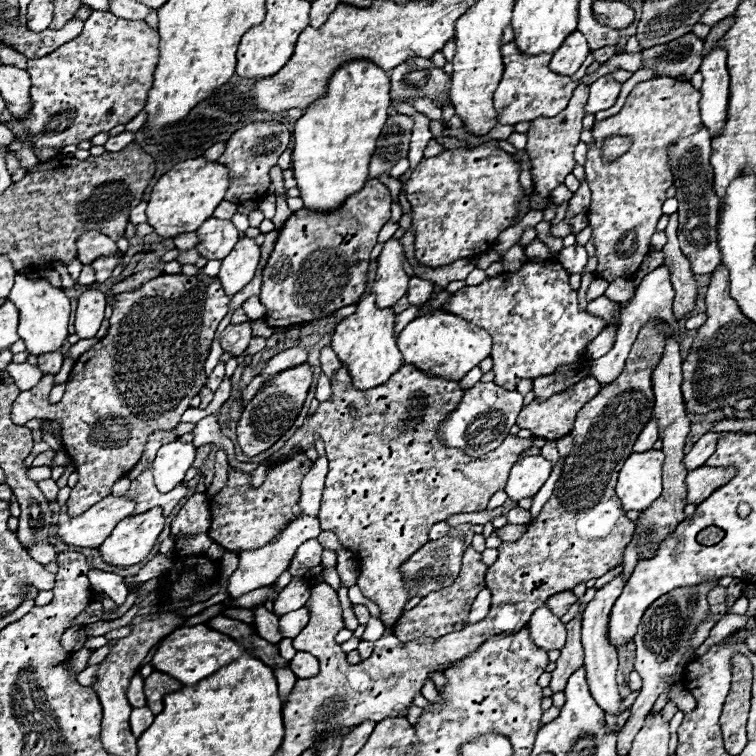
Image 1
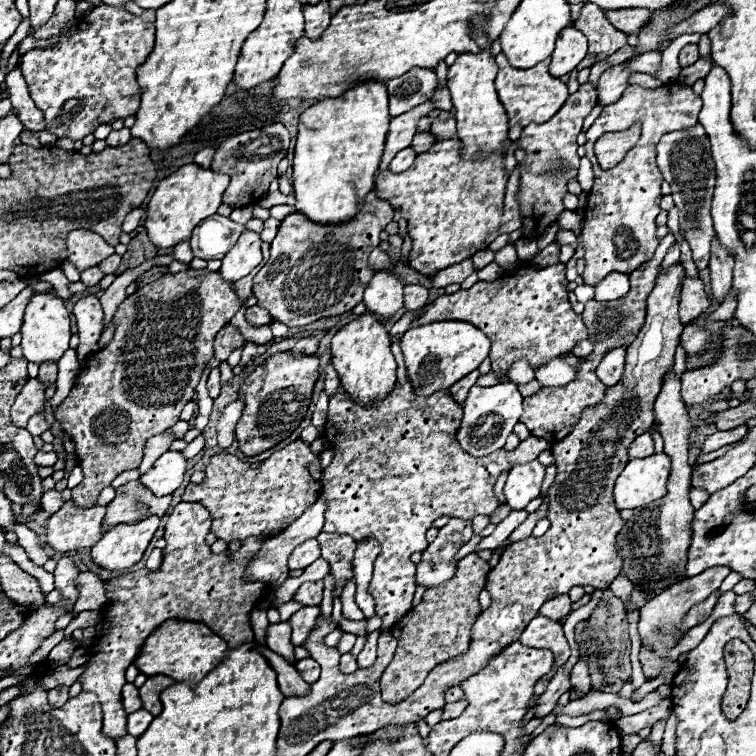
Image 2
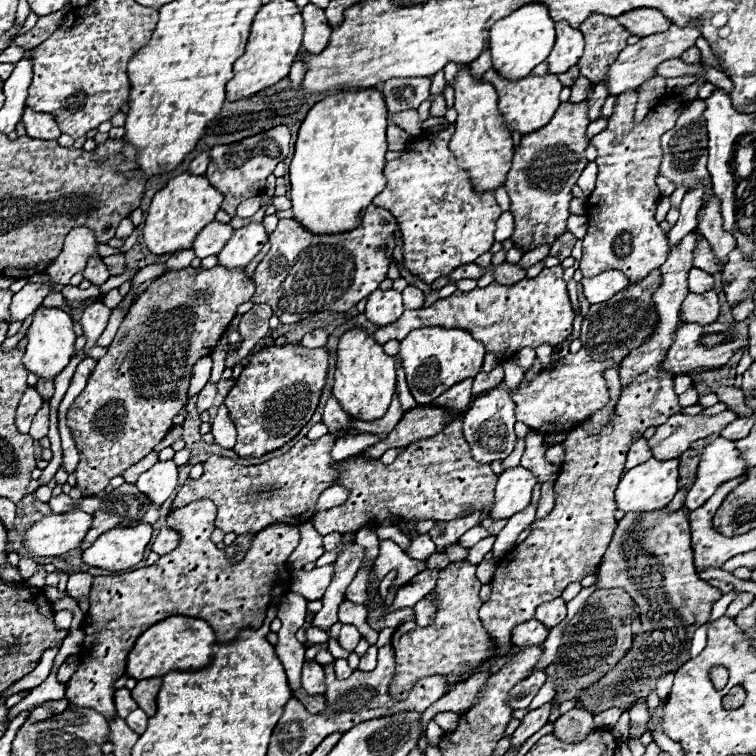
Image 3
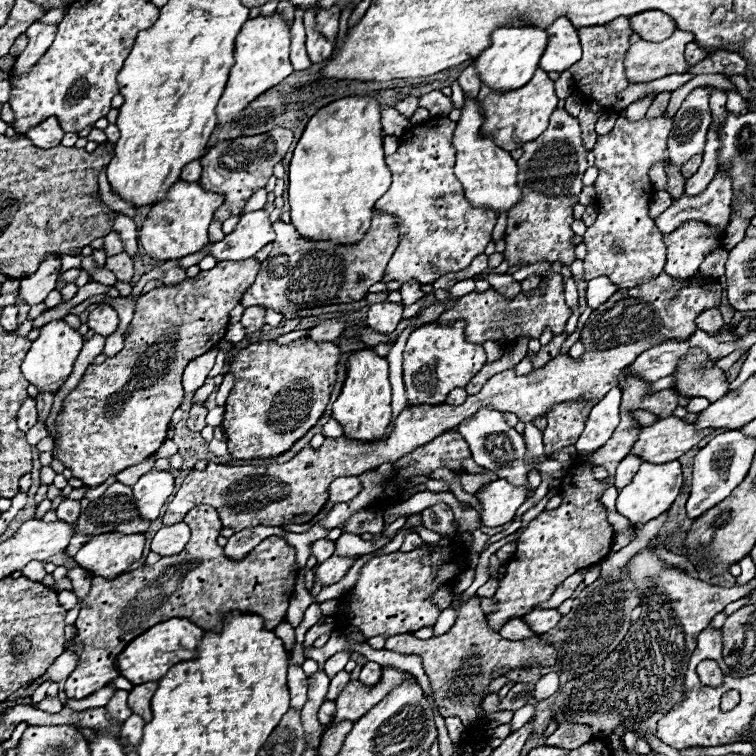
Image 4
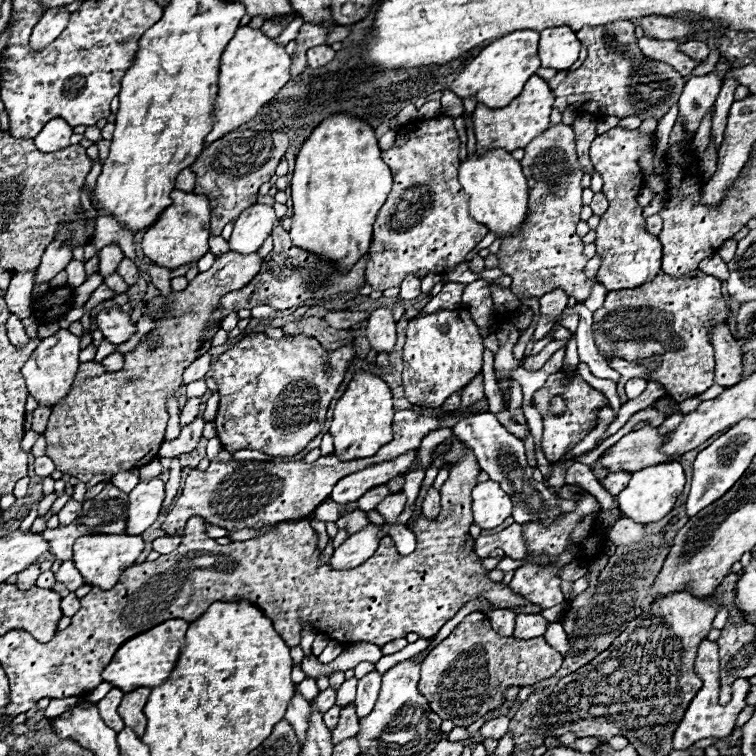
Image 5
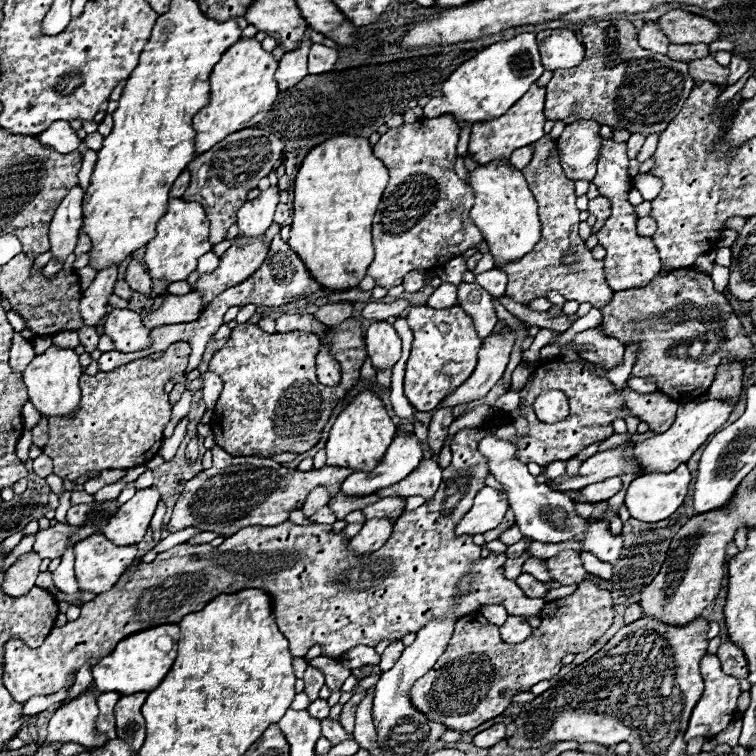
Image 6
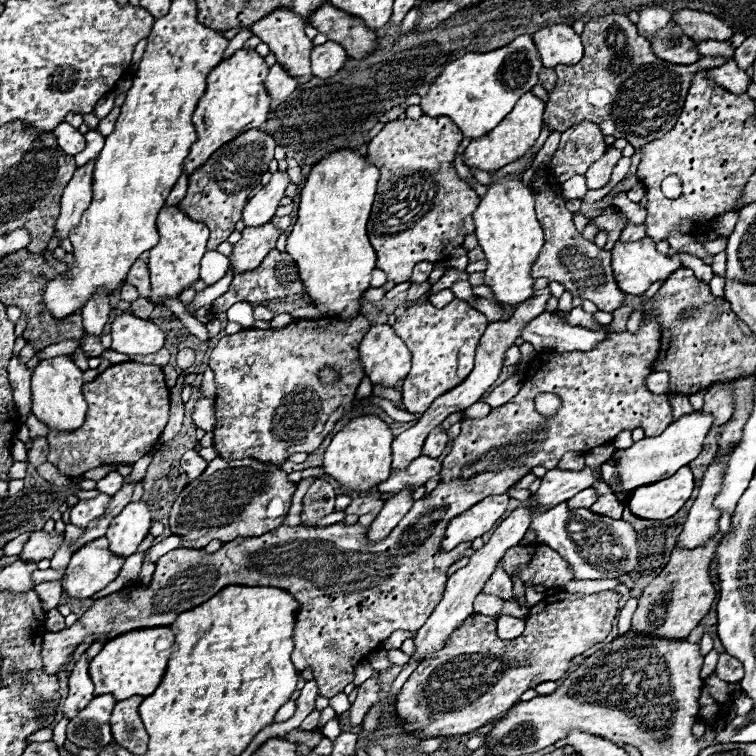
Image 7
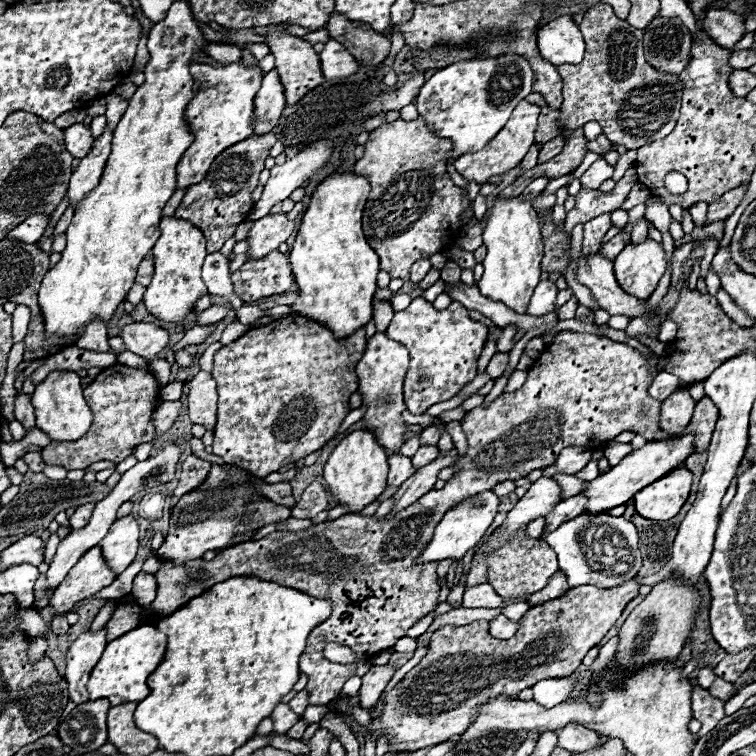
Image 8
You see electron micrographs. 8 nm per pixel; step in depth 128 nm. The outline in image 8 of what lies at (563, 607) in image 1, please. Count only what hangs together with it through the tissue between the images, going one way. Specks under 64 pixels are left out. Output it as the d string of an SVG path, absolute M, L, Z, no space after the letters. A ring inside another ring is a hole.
M496 616L494 620L490 620L490 634L494 636L494 638L500 638L500 640L508 640L508 638L512 638L516 632L518 632L518 622L512 622L512 620L508 620L506 616Z

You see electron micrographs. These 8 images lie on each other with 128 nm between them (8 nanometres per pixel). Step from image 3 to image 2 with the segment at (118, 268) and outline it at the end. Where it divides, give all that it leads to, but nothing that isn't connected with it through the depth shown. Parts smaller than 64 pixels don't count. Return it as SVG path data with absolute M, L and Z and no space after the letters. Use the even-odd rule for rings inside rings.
M112 254L112 256L108 256L106 260L102 260L102 262L98 264L98 268L102 270L102 274L112 274L112 272L116 272L116 268L120 266L120 262L122 262L122 256Z

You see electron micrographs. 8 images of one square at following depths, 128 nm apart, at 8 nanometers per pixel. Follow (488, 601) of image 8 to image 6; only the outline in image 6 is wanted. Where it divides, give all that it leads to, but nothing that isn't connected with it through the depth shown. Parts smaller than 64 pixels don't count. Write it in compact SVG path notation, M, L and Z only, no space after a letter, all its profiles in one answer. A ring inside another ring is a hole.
M488 604L482 608L482 616L488 618L492 624L496 626L502 626L508 618L508 612L504 610L504 606L496 606L496 604Z

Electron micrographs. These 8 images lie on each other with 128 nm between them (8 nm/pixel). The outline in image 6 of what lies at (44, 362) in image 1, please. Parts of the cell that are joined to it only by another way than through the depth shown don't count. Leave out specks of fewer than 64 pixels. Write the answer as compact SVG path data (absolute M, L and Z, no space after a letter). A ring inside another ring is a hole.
M42 416L40 422L32 428L32 440L34 440L36 446L44 448L46 440L48 440L48 418L46 416Z

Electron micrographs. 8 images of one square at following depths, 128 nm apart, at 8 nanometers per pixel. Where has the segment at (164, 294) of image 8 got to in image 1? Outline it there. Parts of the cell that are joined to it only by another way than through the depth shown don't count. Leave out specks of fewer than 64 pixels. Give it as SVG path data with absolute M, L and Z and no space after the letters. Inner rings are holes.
M202 156L178 162L156 182L150 194L150 202L146 208L148 224L162 238L174 238L176 234L182 234L182 232L194 232L204 224L204 220L212 216L216 206L224 200L226 190L228 190L226 166L218 162L208 162Z

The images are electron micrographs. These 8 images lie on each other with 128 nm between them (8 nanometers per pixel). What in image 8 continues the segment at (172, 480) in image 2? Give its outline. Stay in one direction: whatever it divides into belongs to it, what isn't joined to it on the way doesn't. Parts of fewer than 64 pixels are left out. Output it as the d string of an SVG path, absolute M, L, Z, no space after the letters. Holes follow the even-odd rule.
M132 514L118 518L108 530L106 538L100 542L108 566L112 566L112 570L116 572L124 572L136 558L138 540L140 540L140 528L136 518Z

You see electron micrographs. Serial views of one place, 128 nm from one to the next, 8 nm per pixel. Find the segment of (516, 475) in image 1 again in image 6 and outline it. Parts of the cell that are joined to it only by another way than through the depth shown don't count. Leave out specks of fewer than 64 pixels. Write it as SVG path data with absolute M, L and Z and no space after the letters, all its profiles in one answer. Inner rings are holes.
M484 486L476 498L470 512L456 526L456 534L484 534L494 530L508 510L508 498L504 492Z

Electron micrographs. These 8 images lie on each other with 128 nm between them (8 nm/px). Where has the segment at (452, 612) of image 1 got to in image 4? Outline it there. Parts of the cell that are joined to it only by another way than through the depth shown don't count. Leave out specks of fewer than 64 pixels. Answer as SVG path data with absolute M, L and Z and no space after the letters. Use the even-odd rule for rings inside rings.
M478 596L468 598L462 606L456 608L456 612L458 612L456 622L446 634L426 638L424 642L408 632L396 634L386 640L384 648L406 656L424 652L424 672L430 678L434 700L442 716L458 716L464 726L472 726L472 722L484 716L480 704L486 696L484 690L492 678L504 676L508 670L520 666L526 668L532 668L536 664L554 666L556 650L552 650L548 644L540 642L538 638L530 638L528 642L504 640L498 632L488 628Z

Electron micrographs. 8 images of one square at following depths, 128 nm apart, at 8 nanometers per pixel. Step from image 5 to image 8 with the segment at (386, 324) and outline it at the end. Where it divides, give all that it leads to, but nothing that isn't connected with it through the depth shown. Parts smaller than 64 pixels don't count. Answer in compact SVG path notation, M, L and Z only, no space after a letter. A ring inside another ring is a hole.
M376 332L368 344L362 360L356 364L356 374L360 380L360 392L364 398L364 404L368 406L368 412L364 416L366 430L372 430L376 434L376 440L390 452L396 452L400 448L400 442L404 442L404 430L406 422L402 420L402 412L406 410L402 400L402 384L406 378L406 370L410 364L410 354L404 344L392 342L384 332Z

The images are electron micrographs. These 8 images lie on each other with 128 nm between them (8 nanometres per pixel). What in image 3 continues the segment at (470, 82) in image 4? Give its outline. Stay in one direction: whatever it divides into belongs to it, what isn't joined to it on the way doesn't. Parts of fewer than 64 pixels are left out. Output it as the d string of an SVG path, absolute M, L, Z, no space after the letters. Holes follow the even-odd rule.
M484 50L472 64L470 64L470 68L472 68L472 74L474 76L482 76L488 68L492 66L492 56L490 56L490 50Z

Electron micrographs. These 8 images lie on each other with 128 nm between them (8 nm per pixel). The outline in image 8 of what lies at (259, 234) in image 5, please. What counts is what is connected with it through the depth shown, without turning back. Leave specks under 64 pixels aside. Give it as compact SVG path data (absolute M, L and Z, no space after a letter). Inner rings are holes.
M318 140L316 144L298 152L290 162L282 166L274 166L270 170L270 180L264 186L262 198L254 202L248 220L256 222L270 214L270 208L282 200L286 200L304 180L308 180L320 166L324 166L332 154L334 140Z

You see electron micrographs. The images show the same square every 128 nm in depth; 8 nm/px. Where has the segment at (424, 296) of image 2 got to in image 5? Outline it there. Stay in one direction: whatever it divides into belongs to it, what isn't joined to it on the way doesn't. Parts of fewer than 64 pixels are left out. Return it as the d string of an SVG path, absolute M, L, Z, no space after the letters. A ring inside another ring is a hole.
M406 276L400 286L400 298L414 300L416 296L420 296L420 280L416 276Z

